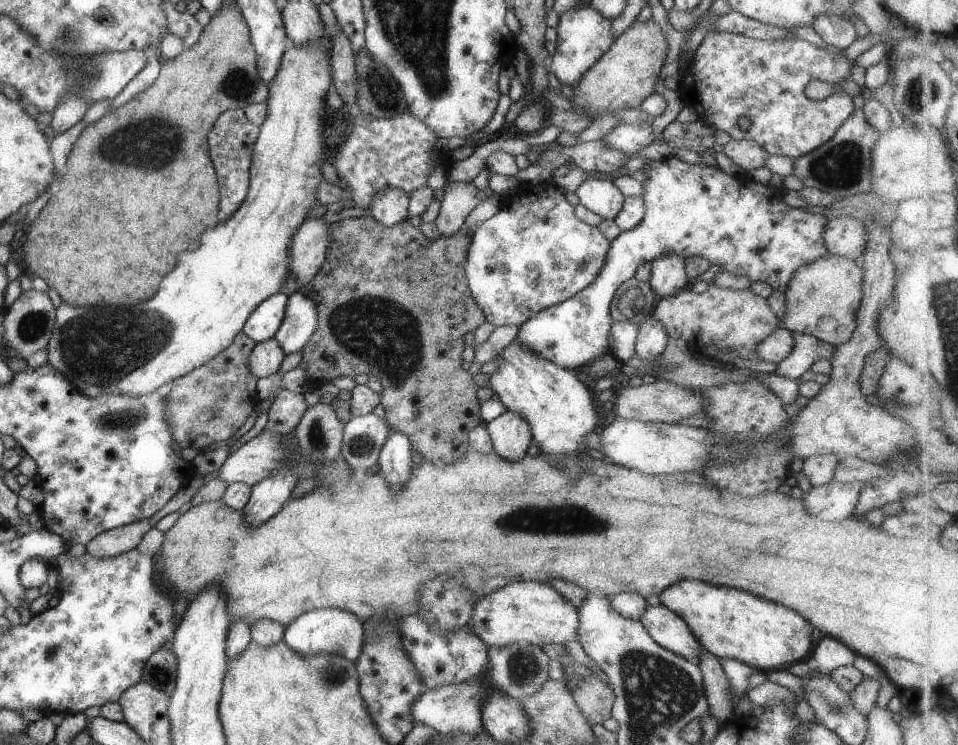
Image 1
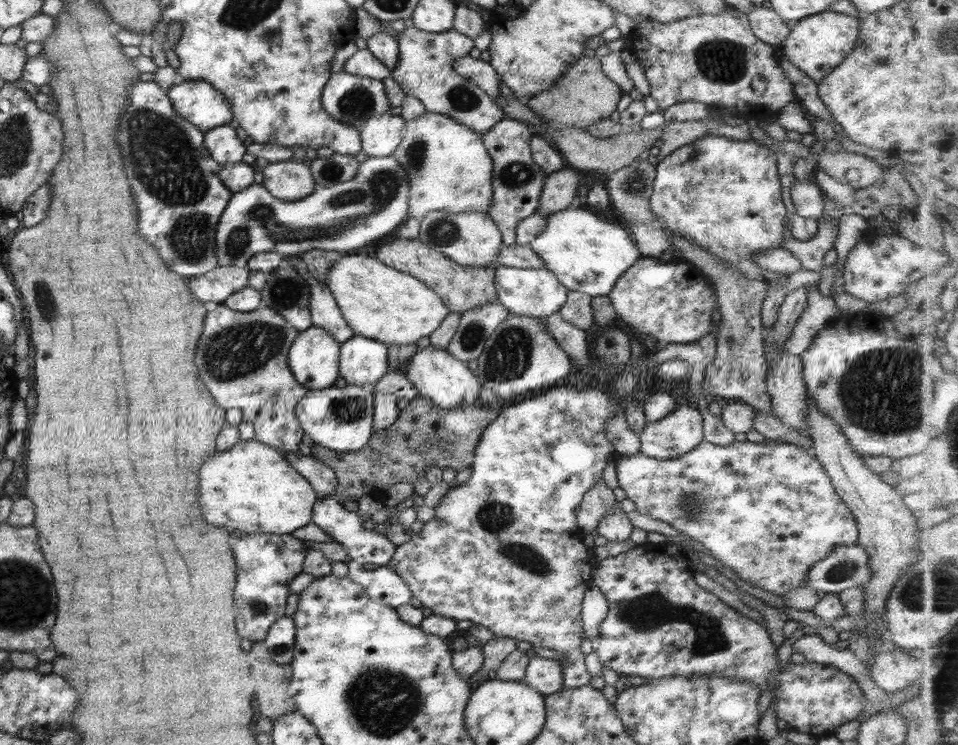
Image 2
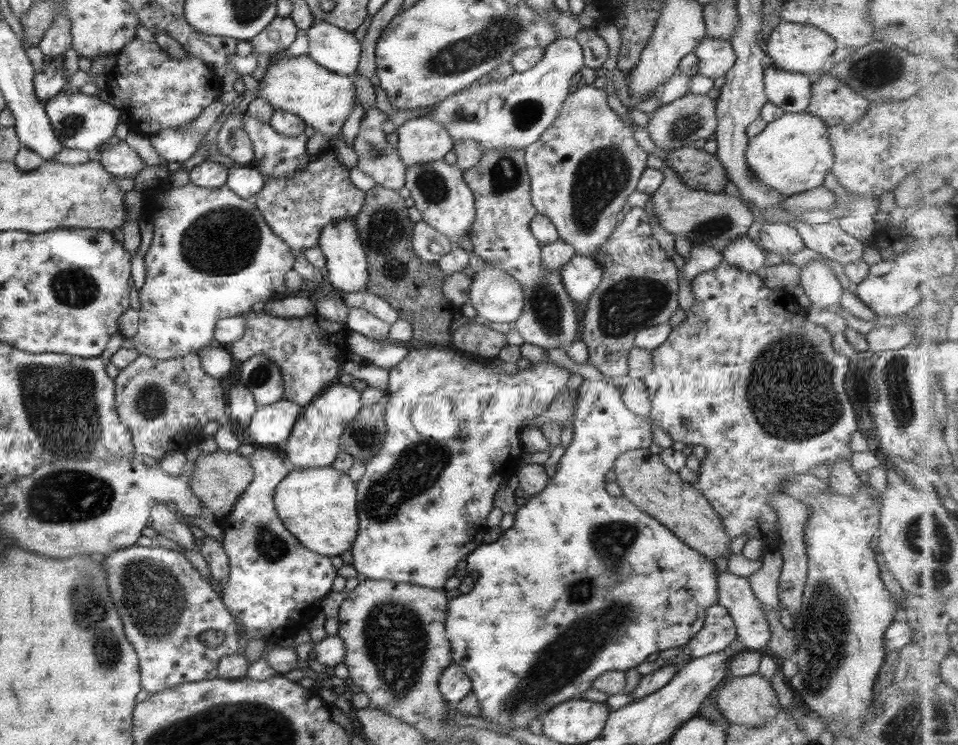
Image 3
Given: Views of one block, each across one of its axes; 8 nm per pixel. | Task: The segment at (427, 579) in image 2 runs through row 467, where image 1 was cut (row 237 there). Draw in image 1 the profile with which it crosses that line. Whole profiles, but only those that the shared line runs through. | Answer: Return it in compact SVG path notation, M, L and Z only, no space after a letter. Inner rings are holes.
M519 183L519 193L517 191L509 191L504 198L495 214L489 219L481 222L470 235L468 247L466 248L466 256L464 260L465 280L467 281L467 288L473 300L479 306L479 310L483 312L483 318L492 326L519 326L523 324L528 318L537 314L540 310L563 302L566 298L573 296L582 288L585 288L589 282L593 282L601 270L601 266L605 264L605 254L609 250L610 242L605 239L605 236L599 232L599 229L589 226L581 222L574 213L574 207L567 203L564 192L557 188L557 186L550 183L531 185L530 183Z

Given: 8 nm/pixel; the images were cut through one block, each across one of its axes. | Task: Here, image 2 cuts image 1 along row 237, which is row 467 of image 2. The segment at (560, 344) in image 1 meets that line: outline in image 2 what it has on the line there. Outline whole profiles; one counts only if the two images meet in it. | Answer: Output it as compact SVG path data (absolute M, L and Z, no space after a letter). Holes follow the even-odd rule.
M702 440L693 450L686 452L676 459L655 460L637 452L633 456L615 457L614 465L616 468L615 472L617 473L617 486L623 489L625 498L633 502L635 506L634 510L645 514L645 516L649 516L649 518L665 522L671 528L675 528L677 532L685 534L687 538L699 542L709 552L709 556L715 562L719 562L721 566L725 566L731 572L735 572L739 576L739 580L743 580L743 582L747 582L747 584L751 584L751 586L755 586L759 590L771 592L775 596L781 597L781 594L785 594L789 590L805 587L805 572L809 570L809 566L813 566L819 560L823 560L823 557L831 553L837 545L852 545L858 539L855 518L853 518L853 514L845 506L841 498L834 492L830 484L830 478L827 476L825 470L823 470L821 463L813 455L803 450L803 448L787 444L787 442L781 443L763 440L760 443L751 443L746 440L744 442L733 441L731 444L725 446L717 446Z

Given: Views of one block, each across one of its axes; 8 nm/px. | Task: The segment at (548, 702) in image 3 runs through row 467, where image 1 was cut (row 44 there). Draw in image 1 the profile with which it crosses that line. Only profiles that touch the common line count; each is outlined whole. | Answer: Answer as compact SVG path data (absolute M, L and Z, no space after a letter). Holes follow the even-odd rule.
M589 4L571 8L559 15L556 30L557 46L555 52L548 61L551 74L559 83L574 87L583 73L597 62L597 59L611 46L613 32L611 32L611 20L603 18L599 12L591 8Z

